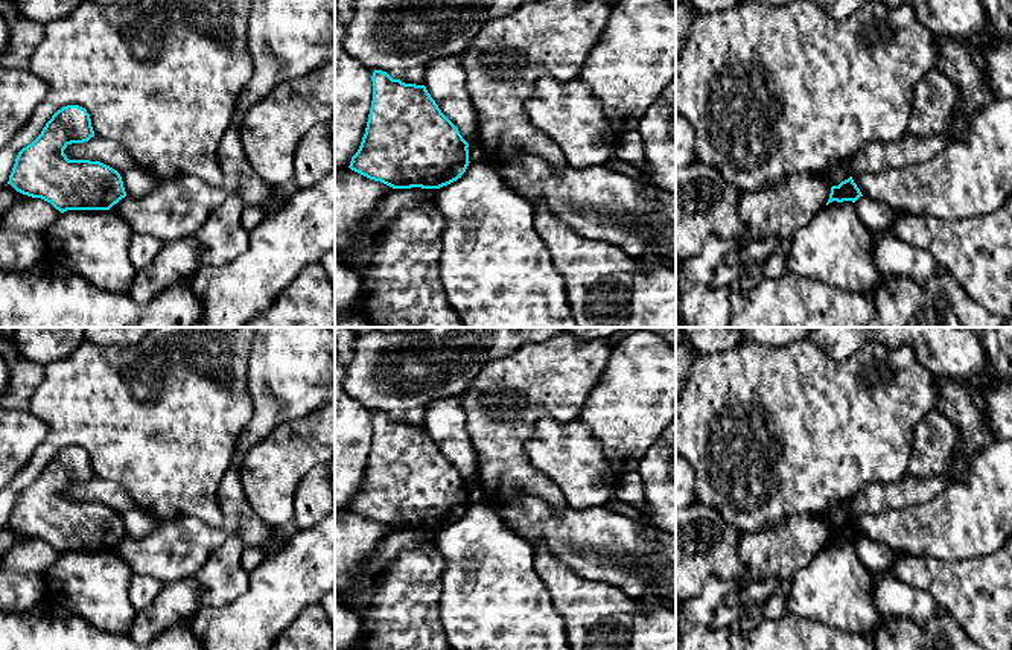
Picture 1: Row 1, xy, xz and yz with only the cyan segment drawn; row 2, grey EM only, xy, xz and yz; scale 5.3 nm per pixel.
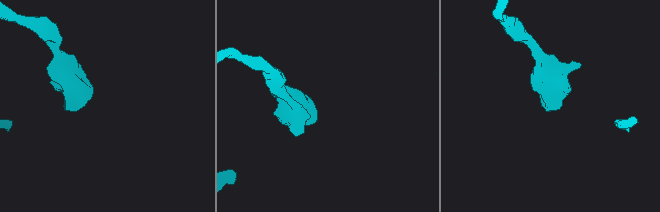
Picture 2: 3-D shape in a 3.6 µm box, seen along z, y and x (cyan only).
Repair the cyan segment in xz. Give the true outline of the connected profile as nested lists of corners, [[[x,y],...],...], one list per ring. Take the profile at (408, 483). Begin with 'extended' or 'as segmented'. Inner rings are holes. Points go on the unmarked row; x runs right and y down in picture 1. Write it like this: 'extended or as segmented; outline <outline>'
as segmented; outline [[[374,411],[371,422],[373,441],[365,475],[348,508],[393,530],[440,530],[461,519],[470,504],[469,484],[426,428],[393,420],[382,411]]]

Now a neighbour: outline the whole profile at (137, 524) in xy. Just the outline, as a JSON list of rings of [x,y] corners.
[[[134,507],[120,515],[126,537],[143,539],[154,533],[160,521]]]

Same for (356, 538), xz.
[[[350,508],[335,521],[335,603],[348,606],[356,566],[374,554],[377,543],[394,530]]]

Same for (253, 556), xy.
[[[257,546],[245,548],[242,554],[242,566],[247,572],[251,572],[263,559],[266,553]]]

